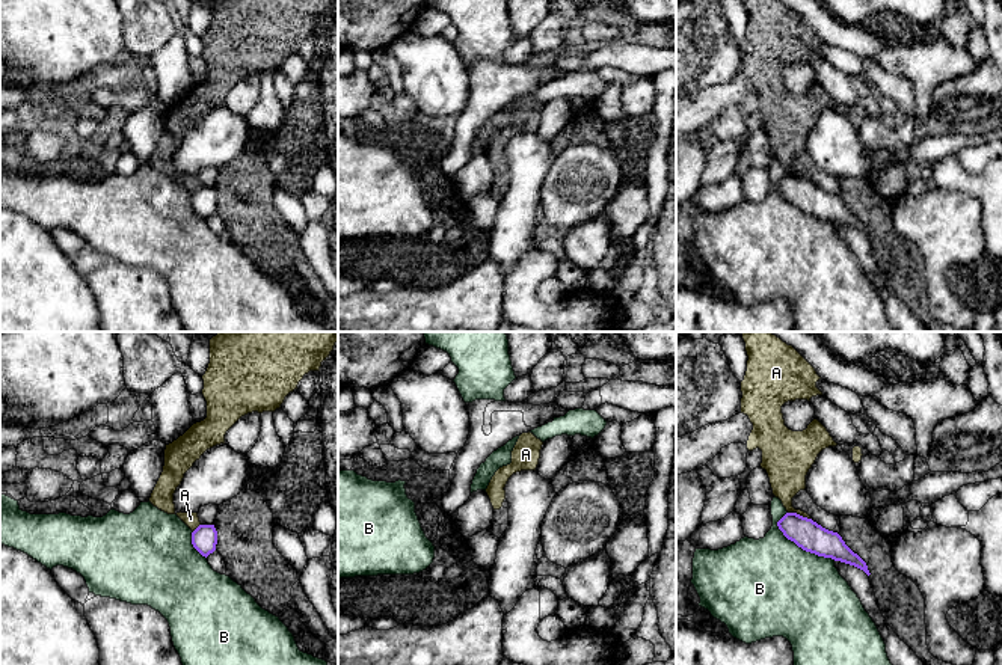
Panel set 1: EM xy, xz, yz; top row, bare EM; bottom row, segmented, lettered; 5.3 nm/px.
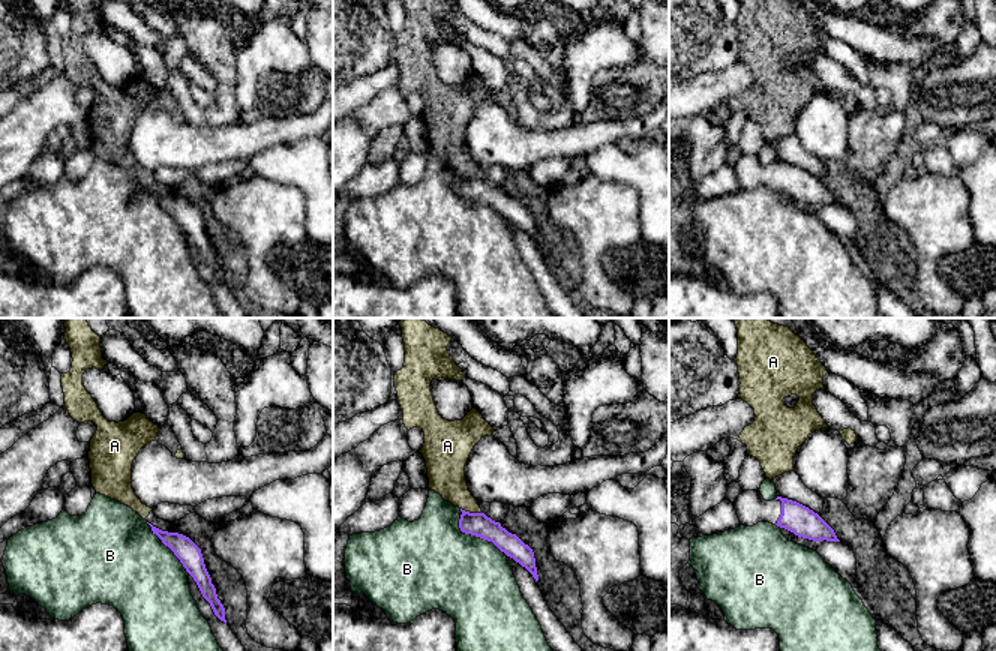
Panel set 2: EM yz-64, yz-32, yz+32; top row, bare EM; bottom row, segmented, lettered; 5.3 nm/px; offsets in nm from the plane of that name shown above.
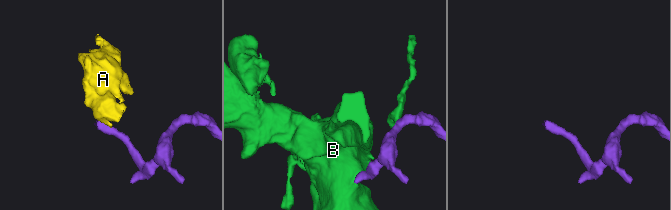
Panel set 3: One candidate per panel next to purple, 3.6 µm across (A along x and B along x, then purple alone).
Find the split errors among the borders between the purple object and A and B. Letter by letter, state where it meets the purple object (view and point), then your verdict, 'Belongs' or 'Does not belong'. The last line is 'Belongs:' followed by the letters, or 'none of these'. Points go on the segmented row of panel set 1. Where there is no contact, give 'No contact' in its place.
A: Touches purple at yz (799, 514). Does not belong
B: Touches purple at yz (803, 549). Does not belong
Belongs: none of these

